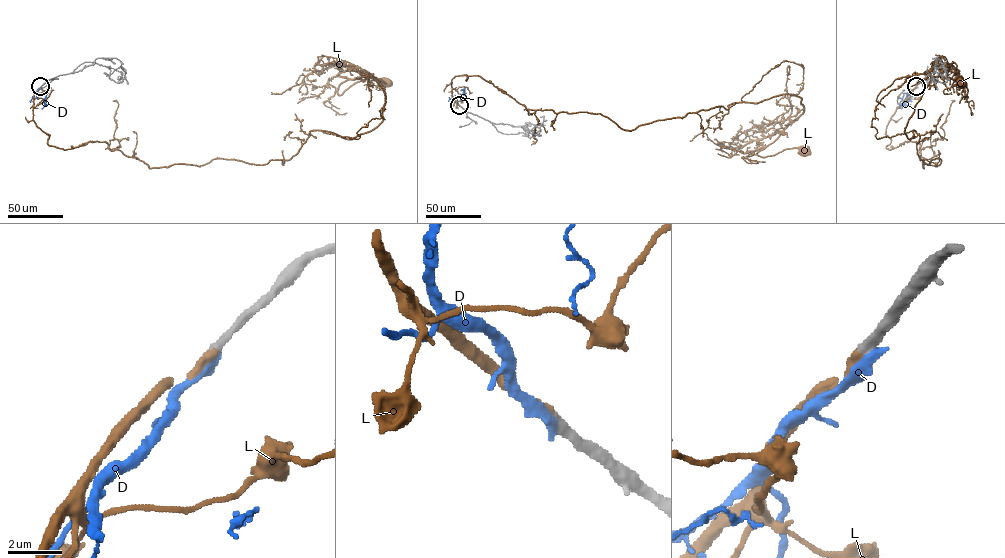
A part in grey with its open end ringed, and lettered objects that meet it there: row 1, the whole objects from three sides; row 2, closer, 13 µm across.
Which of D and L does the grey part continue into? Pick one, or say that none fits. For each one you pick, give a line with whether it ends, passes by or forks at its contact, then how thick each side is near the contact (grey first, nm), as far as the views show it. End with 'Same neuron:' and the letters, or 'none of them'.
L: it ends | 400/400 nm
Same neuron: L

